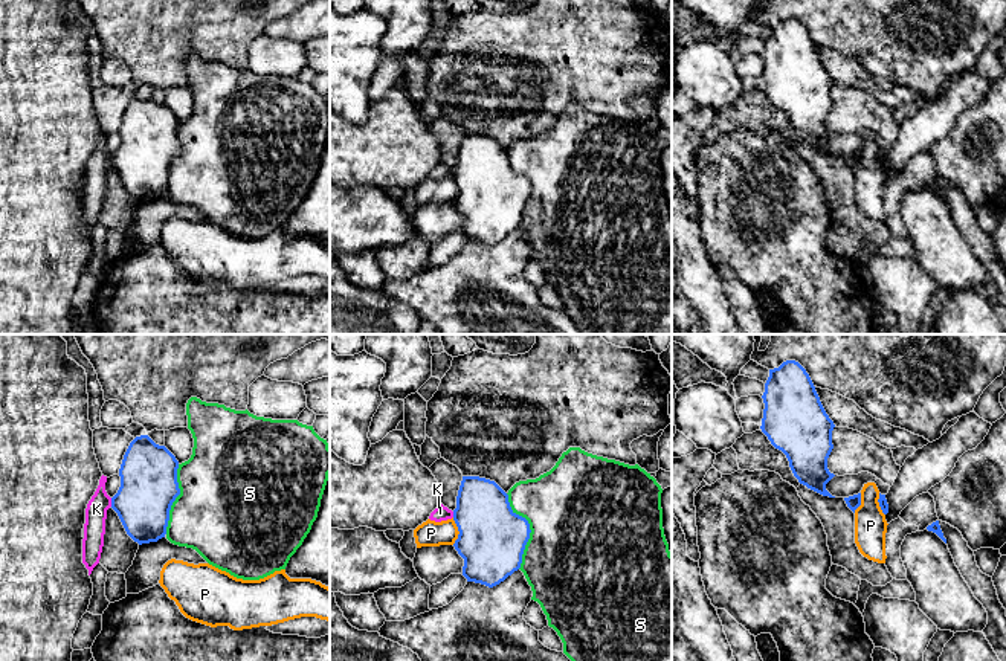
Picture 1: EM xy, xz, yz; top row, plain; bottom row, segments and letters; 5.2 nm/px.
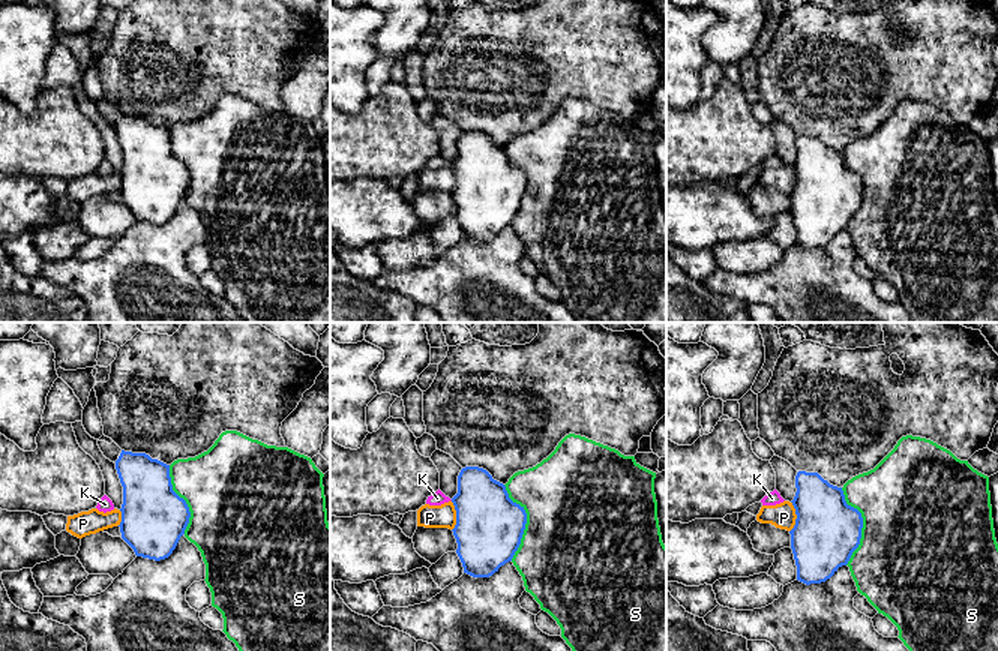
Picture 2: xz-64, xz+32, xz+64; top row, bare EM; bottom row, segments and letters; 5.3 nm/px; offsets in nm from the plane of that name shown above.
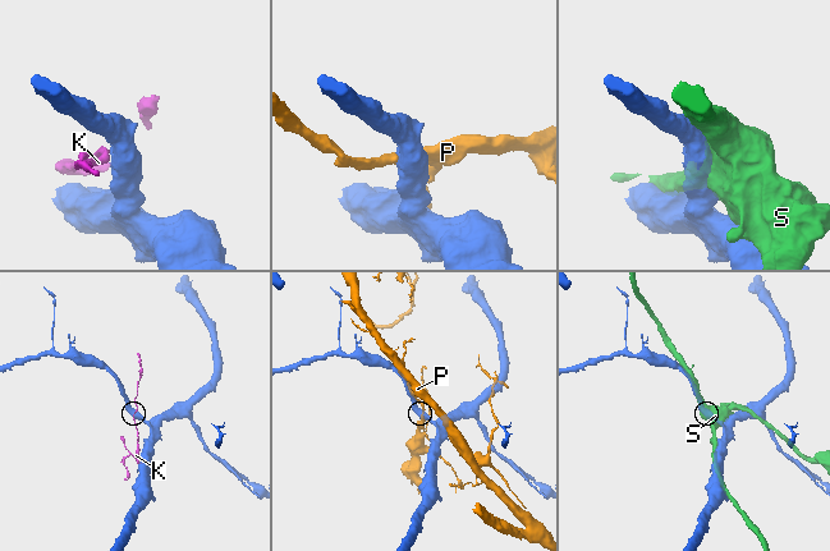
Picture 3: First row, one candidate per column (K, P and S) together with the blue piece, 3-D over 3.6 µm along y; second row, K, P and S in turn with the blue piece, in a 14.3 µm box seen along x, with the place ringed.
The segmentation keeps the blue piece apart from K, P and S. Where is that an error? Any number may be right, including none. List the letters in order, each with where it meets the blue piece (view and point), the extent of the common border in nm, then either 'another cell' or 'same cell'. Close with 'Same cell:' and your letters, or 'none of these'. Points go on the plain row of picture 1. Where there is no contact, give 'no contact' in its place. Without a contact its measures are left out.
K: xy (112, 161) | 50 nm | another cell
P: xz (458, 188) | 140 nm | another cell
S: xz (530, 188) | 400 nm | another cell
Same cell: none of these

